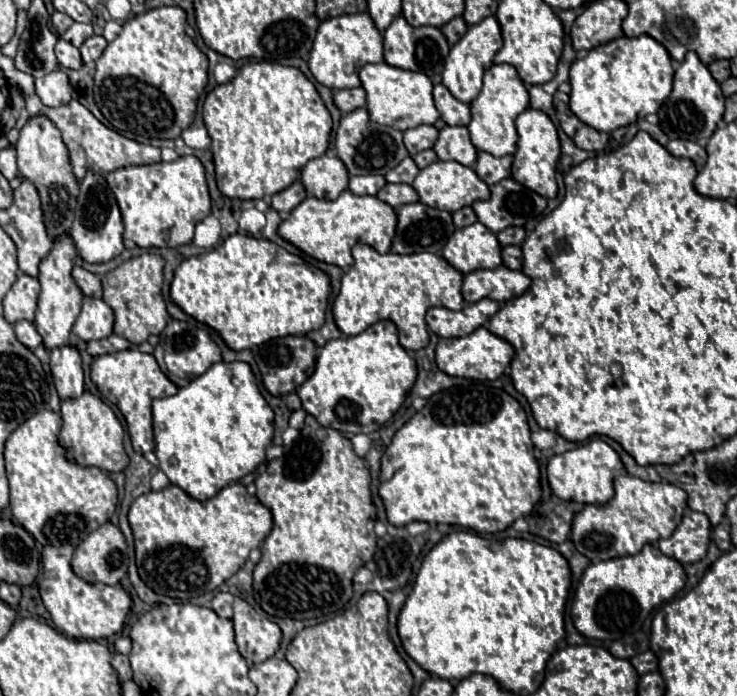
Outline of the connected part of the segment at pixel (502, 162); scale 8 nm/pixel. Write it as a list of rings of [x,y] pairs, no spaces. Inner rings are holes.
[[[481,151],[475,163],[475,173],[487,183],[487,185],[495,185],[497,181],[511,177],[511,163],[513,163],[513,155],[505,155],[505,157],[493,157],[491,153]]]

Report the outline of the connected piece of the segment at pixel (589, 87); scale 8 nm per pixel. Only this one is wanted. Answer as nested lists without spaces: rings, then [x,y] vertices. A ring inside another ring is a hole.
[[[639,35],[639,37],[619,37],[613,39],[605,45],[599,45],[589,51],[585,59],[577,59],[571,67],[571,111],[589,127],[597,131],[613,131],[617,127],[635,123],[641,115],[657,113],[661,103],[669,97],[671,85],[673,85],[673,65],[671,65],[671,55],[669,51],[657,43],[649,35]]]

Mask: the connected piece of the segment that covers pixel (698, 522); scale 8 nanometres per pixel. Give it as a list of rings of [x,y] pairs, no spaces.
[[[687,511],[681,525],[673,531],[671,537],[659,539],[657,547],[679,563],[693,563],[705,557],[711,543],[711,523],[705,513]]]

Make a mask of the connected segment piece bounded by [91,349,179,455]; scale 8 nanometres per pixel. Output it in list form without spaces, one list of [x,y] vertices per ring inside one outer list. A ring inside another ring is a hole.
[[[139,349],[117,351],[117,355],[99,355],[91,365],[91,379],[99,387],[105,399],[115,403],[127,421],[127,429],[131,435],[133,449],[137,453],[149,453],[155,447],[153,441],[153,417],[151,417],[151,401],[153,397],[167,397],[177,393],[177,385],[167,379],[167,375],[159,369],[157,361],[149,353],[141,353]]]

